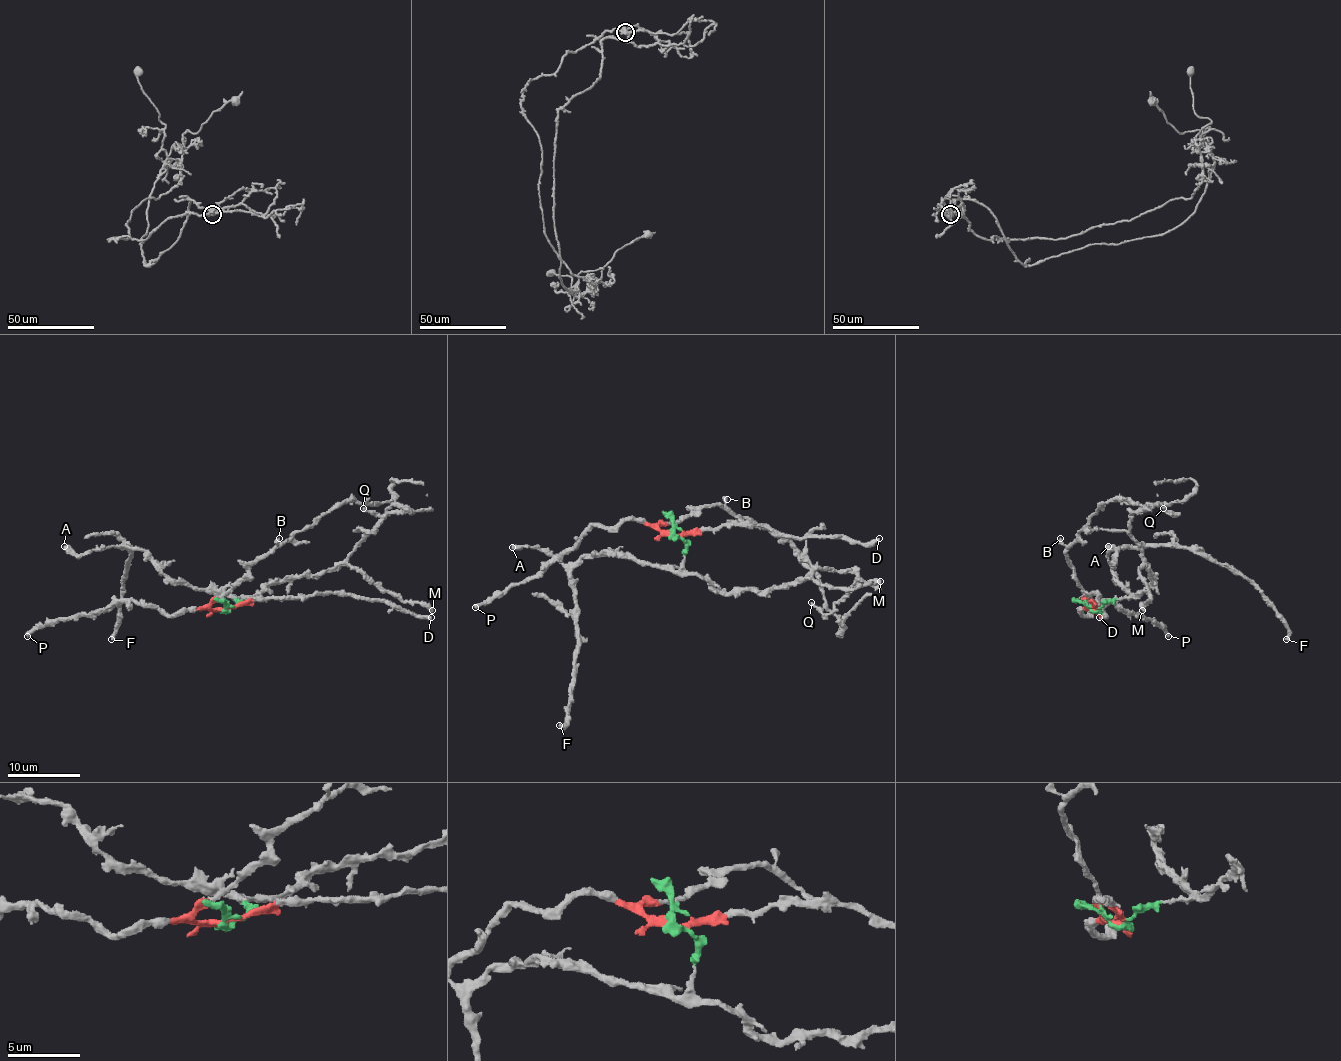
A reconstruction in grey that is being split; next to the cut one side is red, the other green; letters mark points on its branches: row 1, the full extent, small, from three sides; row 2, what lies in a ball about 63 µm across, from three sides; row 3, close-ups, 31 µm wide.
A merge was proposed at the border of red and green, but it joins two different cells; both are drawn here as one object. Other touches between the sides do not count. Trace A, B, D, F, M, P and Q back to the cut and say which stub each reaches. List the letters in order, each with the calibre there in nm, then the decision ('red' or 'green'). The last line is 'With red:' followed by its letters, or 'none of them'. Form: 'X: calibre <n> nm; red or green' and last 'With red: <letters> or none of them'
A: calibre 500 nm; green
B: calibre 380 nm; red
D: calibre 340 nm; red
F: calibre 320 nm; green
M: calibre 400 nm; green
P: calibre 380 nm; red
Q: calibre 260 nm; green
With red: B, D, P

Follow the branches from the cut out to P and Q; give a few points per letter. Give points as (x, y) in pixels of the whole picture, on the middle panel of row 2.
P: (672, 534), (663, 534), (634, 519), (621, 519), (616, 525), (590, 529), (535, 574), (495, 593), (475, 607)
Q: (672, 534), (685, 543), (683, 567), (727, 593), (788, 589), (815, 569), (855, 574), (830, 613), (811, 602)

